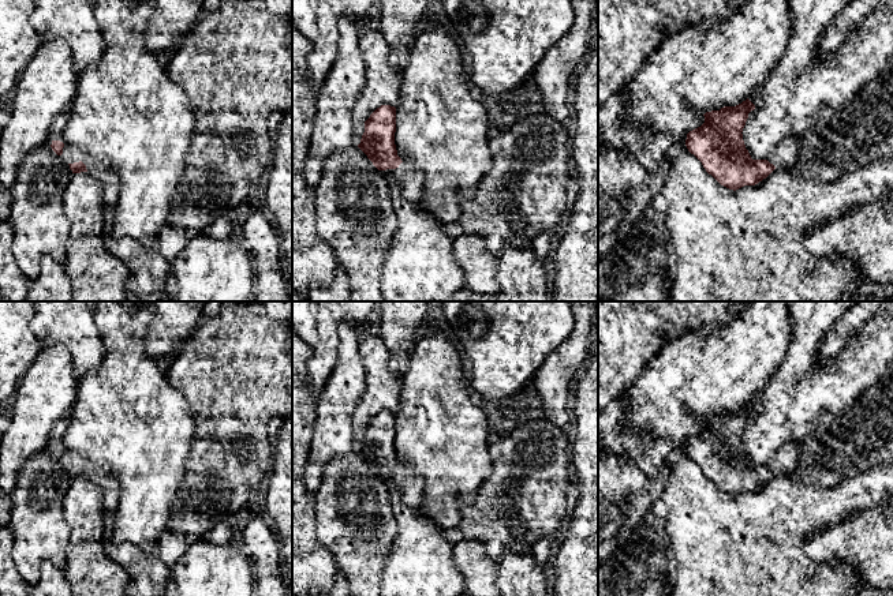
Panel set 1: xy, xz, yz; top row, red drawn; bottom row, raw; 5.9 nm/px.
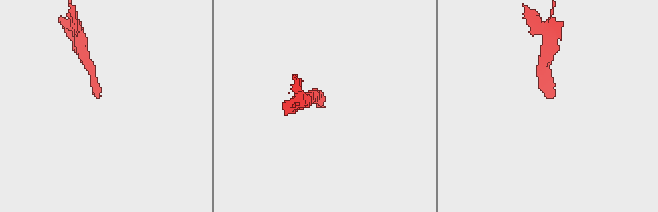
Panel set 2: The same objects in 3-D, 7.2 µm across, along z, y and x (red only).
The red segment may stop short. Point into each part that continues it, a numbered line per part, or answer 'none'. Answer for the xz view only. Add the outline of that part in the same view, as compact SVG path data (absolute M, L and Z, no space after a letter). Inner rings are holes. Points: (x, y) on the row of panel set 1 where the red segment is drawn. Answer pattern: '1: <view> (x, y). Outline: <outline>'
1: xz (411, 177). Outline: M411 161L401 162L395 169L396 180L407 190L404 196L410 202L421 202L423 199L425 173Z

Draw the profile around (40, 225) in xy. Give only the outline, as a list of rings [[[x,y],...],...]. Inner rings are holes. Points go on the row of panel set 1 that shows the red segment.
[[[44,145],[20,162],[11,187],[12,252],[29,281],[41,271],[41,259],[51,256],[59,263],[67,259],[71,221],[63,198],[72,170],[70,165]]]

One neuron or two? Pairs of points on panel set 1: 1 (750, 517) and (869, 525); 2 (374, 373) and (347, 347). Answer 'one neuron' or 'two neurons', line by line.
1: two neurons
2: two neurons

